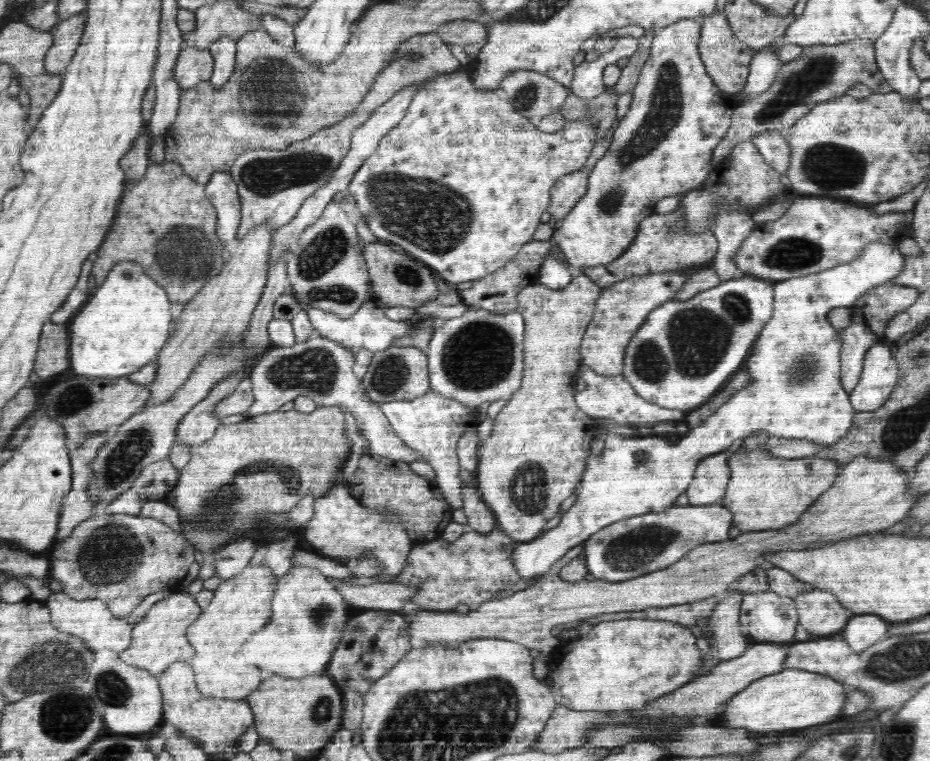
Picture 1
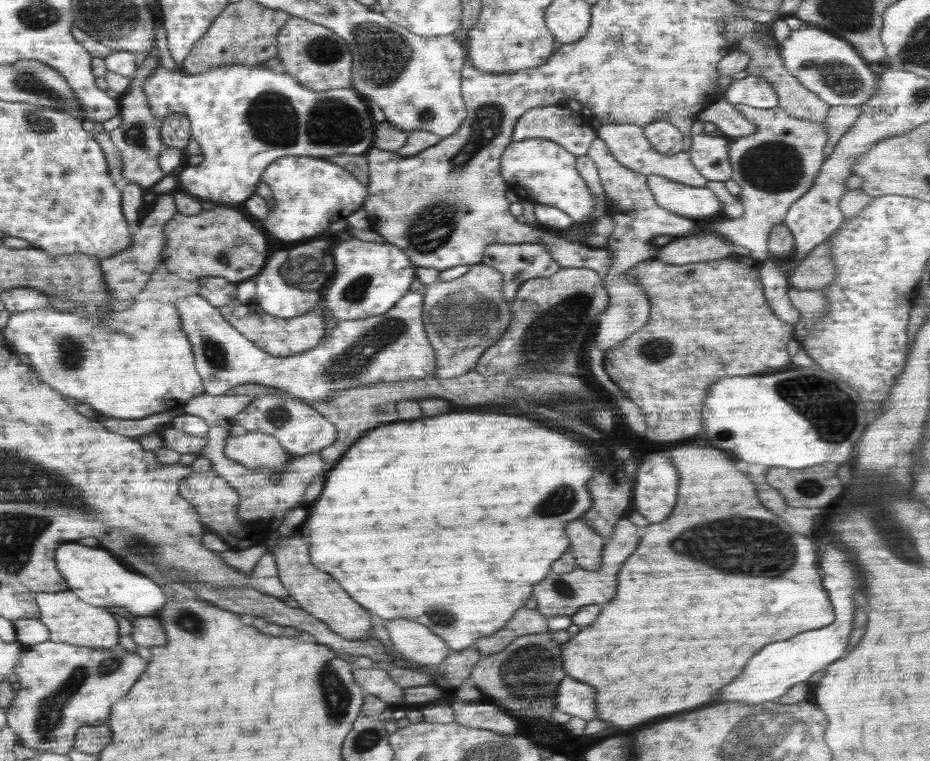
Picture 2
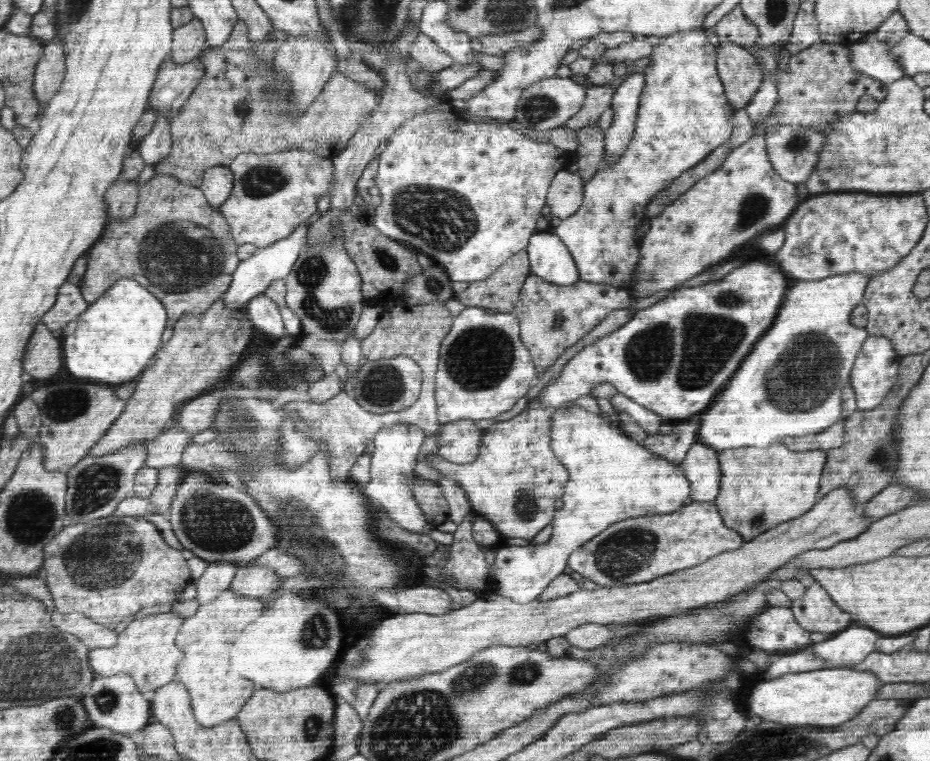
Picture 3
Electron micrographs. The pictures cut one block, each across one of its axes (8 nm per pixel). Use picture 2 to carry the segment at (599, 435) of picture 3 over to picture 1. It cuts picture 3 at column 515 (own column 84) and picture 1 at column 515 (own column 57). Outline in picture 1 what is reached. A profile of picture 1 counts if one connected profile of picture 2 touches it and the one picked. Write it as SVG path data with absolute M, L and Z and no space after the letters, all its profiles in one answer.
M878 240L865 245L861 253L847 263L834 266L818 274L802 276L773 285L775 310L768 324L764 326L754 349L744 364L744 370L750 373L750 384L728 399L712 416L705 418L698 426L680 436L680 442L669 443L662 438L642 438L623 436L599 427L603 434L604 454L588 456L588 474L578 486L578 500L574 506L564 512L560 523L546 531L532 542L526 542L514 550L515 566L524 579L544 576L554 562L558 562L568 550L585 542L595 532L612 523L631 516L646 513L659 513L674 506L680 494L690 486L699 460L724 451L738 438L746 438L752 432L766 430L769 436L811 440L820 446L835 445L852 428L855 408L849 399L848 391L841 385L841 337L826 319L826 314L833 308L852 306L861 295L873 286L899 277L906 269L906 256L898 251L895 240Z

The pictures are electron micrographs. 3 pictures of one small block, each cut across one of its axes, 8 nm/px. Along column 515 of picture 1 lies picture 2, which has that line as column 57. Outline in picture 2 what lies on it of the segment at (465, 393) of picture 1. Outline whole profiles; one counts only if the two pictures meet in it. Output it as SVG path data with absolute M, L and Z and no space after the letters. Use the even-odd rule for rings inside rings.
M138 302L136 314L134 306L130 305L122 311L90 317L48 307L27 310L11 313L2 334L9 347L22 354L26 362L34 364L42 382L48 383L56 392L74 398L76 402L88 404L100 417L136 420L151 414L182 409L191 398L204 394L190 342L185 338L178 310L173 303ZM118 318L138 318L138 322L130 322L126 336L122 336L118 332Z

